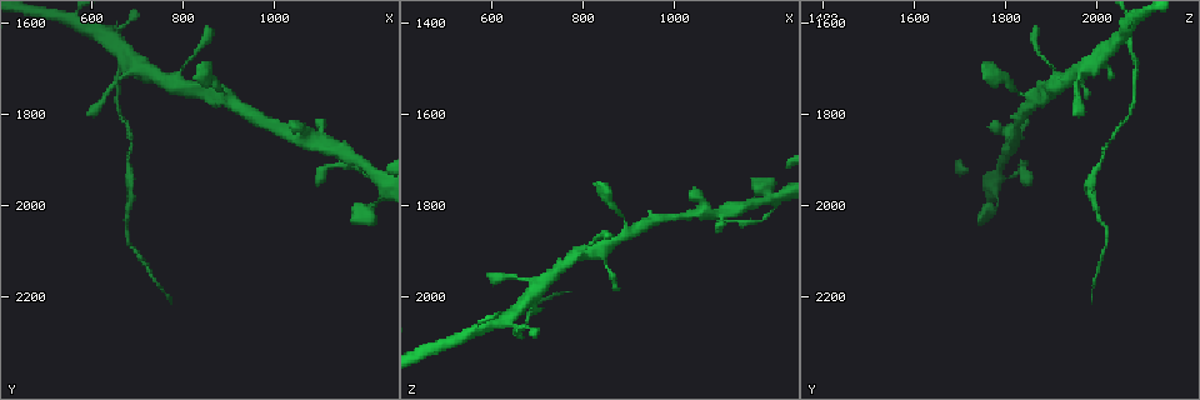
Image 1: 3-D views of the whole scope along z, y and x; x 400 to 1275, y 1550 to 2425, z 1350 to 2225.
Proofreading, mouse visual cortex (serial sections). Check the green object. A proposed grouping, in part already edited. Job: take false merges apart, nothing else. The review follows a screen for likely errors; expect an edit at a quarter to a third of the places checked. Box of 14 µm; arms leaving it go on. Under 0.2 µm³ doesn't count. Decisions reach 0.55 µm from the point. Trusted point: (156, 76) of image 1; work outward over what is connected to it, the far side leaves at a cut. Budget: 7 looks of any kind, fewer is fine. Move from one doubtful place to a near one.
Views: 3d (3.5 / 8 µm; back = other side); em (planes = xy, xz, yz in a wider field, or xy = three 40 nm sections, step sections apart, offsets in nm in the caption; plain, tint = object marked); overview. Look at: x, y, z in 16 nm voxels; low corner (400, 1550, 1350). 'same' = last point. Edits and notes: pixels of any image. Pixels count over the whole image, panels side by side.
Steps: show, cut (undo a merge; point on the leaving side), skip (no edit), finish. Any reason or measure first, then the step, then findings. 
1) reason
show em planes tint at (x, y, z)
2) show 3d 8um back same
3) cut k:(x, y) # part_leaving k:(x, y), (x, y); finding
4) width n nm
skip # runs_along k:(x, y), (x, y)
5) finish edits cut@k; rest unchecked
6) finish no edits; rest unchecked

three arms meet
show 3d 3.5um back at (635, 1625, 2045)

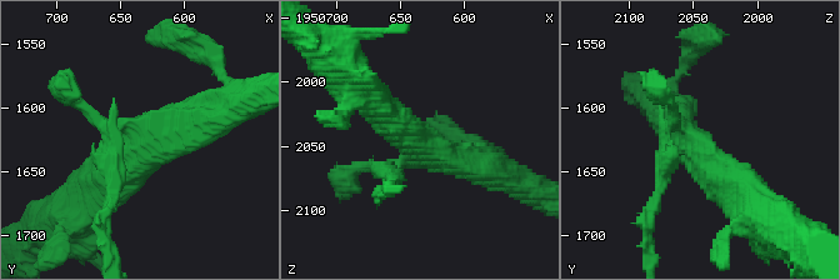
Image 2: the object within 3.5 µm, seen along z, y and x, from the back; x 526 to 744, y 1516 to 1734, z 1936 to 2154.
now the EM
show em xy step 5 tint at (638, 1626, 2050)

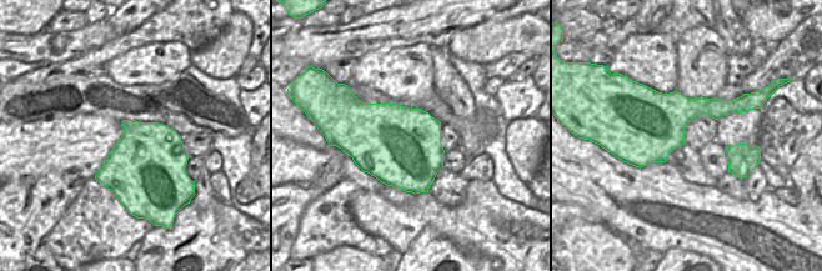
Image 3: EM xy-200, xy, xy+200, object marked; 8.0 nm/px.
width 650 nm
cut 2:(381, 171) # border 3:(732, 101), (731, 113); a second cell is stuck on

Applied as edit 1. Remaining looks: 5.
show 3d 3.5um at (900, 1760, 1865)

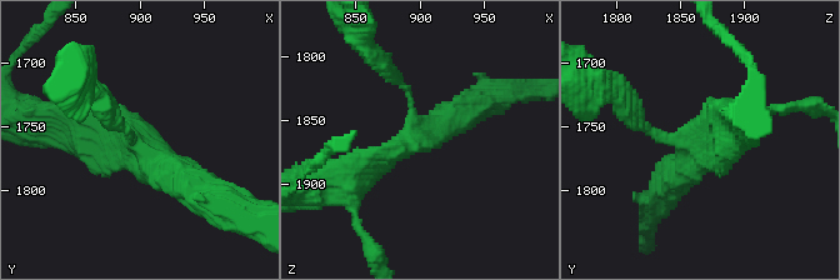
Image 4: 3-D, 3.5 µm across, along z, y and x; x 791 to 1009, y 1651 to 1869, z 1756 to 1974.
need the tissue
show em xy step 3 tint at (898, 1762, 1862)

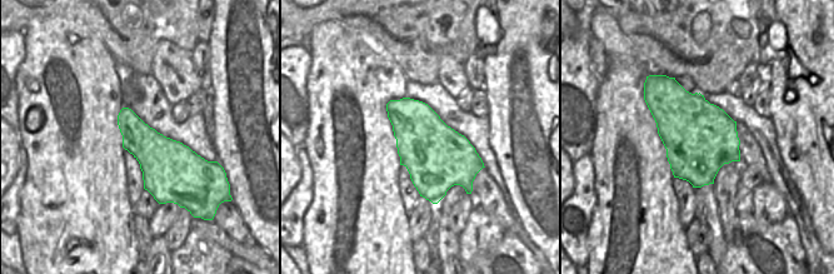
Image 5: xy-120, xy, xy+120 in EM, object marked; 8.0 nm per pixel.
cut it another way
show em xy step 2 tint same

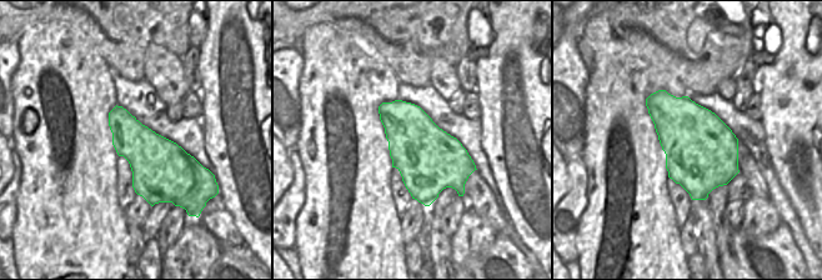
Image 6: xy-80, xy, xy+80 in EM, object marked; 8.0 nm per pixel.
skip # runs_along 4:(350, 183), (411, 138), (476, 106); one cell here

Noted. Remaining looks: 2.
finish edits cut@2; rest unchecked

